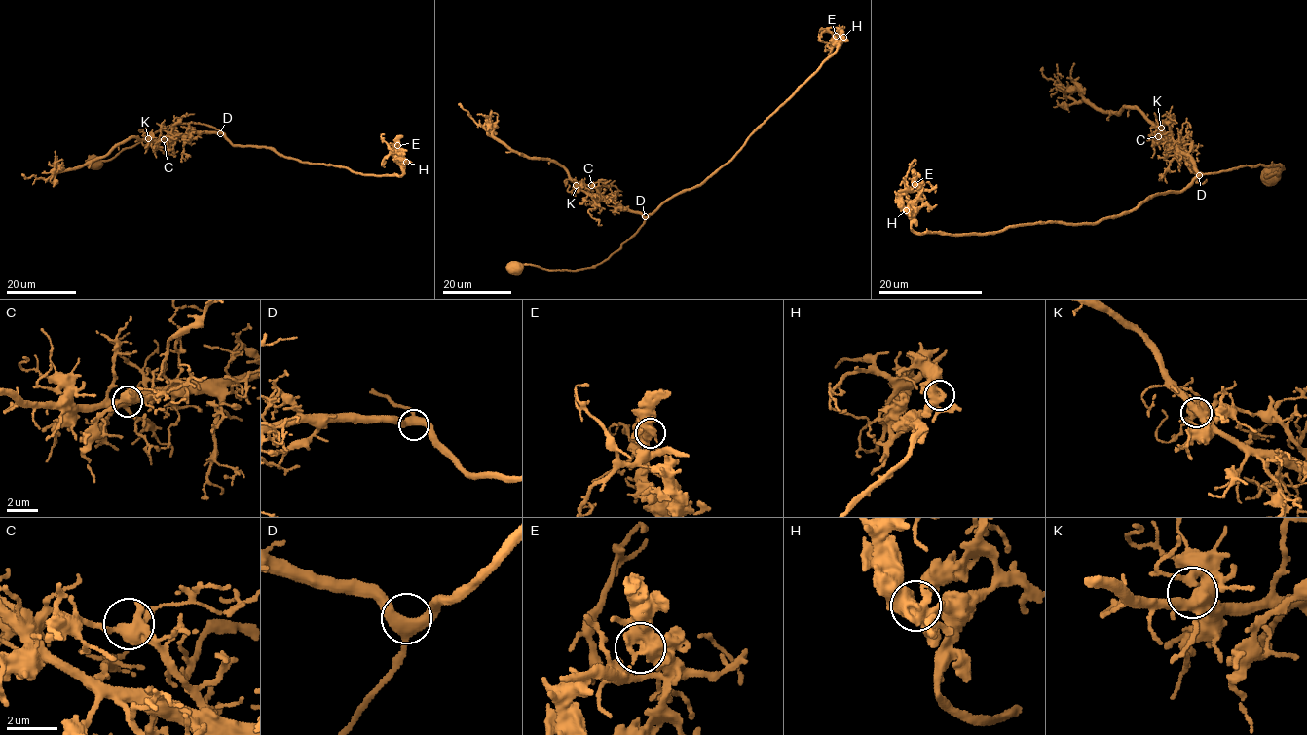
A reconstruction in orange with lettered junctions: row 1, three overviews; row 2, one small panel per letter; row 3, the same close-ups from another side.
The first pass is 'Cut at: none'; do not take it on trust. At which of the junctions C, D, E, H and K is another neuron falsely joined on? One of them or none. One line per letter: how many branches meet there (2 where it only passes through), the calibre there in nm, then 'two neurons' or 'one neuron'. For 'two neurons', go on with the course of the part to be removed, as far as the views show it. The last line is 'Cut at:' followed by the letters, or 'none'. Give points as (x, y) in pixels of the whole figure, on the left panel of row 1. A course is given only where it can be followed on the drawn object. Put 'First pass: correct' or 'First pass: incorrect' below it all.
C: branches 3; calibre 420 nm; one neuron
D: branches 3; calibre 420 nm; one neuron
E: branches 3; calibre 480 nm; one neuron
H: branches 3; calibre 500 nm; one neuron
K: branches 4; calibre 500 nm; one neuron
Cut at: none
First pass: correct

